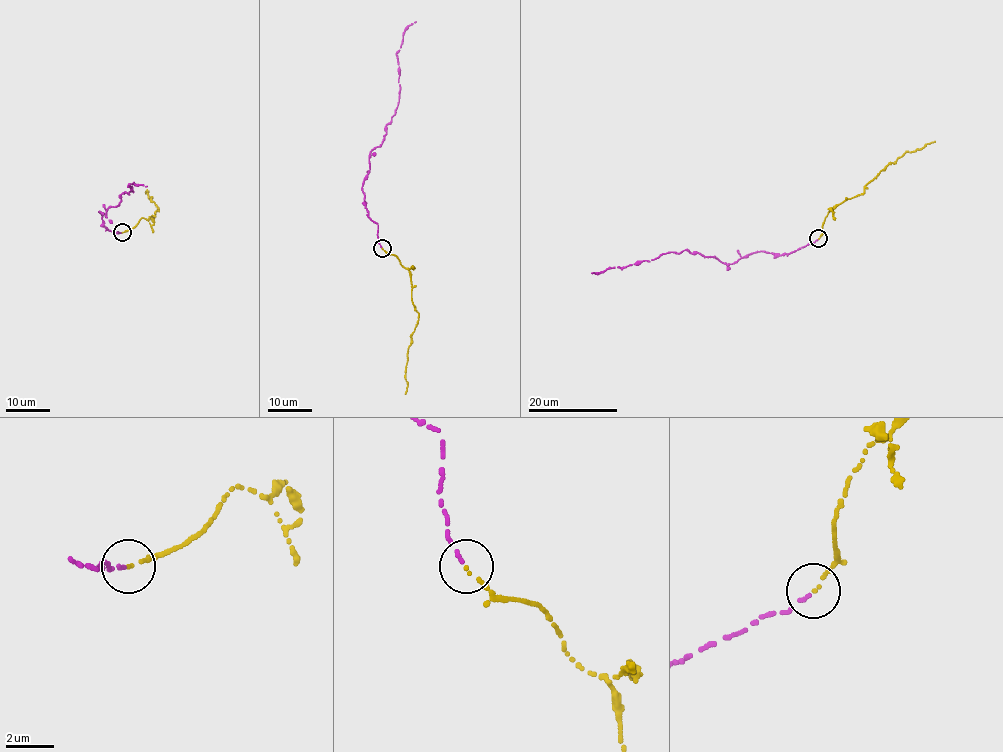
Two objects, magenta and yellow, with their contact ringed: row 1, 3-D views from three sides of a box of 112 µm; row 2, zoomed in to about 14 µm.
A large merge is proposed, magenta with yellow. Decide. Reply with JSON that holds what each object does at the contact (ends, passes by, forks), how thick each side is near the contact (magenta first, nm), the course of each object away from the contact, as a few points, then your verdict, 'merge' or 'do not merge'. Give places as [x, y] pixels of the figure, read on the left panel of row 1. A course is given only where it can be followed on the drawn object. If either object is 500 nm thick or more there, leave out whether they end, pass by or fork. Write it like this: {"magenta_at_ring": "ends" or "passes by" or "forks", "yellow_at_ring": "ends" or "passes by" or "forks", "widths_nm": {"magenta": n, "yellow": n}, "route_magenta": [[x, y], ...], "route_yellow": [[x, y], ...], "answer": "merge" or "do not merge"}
{"magenta_at_ring": "ends", "yellow_at_ring": "ends", "widths_nm": {"magenta": 130, "yellow": 110}, "route_magenta": [[121, 233], [106, 229], [99, 211], [106, 216], [119, 205], [121, 194], [133, 192], [128, 185], [146, 186]], "route_yellow": [[122, 232], [136, 225], [139, 219], [154, 216], [154, 212], [159, 210], [146, 191]], "answer": "merge"}

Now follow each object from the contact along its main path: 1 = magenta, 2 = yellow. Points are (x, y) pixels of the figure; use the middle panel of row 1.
1: (381, 247), (362, 186), (369, 154), (381, 144), (398, 105), (396, 54), (403, 32), (415, 21)
2: (382, 248), (396, 256), (409, 271), (412, 301), (419, 314), (408, 347), (405, 371), (408, 385), (405, 394)

